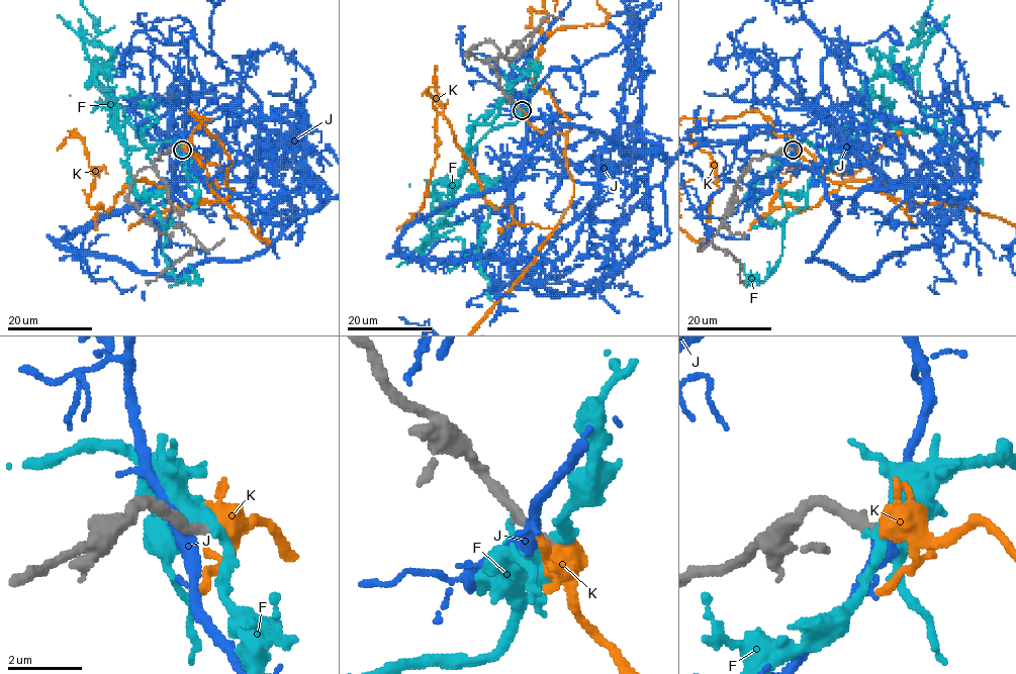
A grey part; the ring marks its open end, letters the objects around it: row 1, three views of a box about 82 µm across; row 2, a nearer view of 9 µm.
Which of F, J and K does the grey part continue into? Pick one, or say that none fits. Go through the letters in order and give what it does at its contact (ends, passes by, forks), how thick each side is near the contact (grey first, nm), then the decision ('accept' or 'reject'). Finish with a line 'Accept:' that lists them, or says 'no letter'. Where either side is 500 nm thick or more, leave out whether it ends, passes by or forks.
F: it passes by | 280/400 nm | reject
J: it passes by | 320/400 nm | reject
K: it passes by | 280/460 nm | accept
Accept: K

